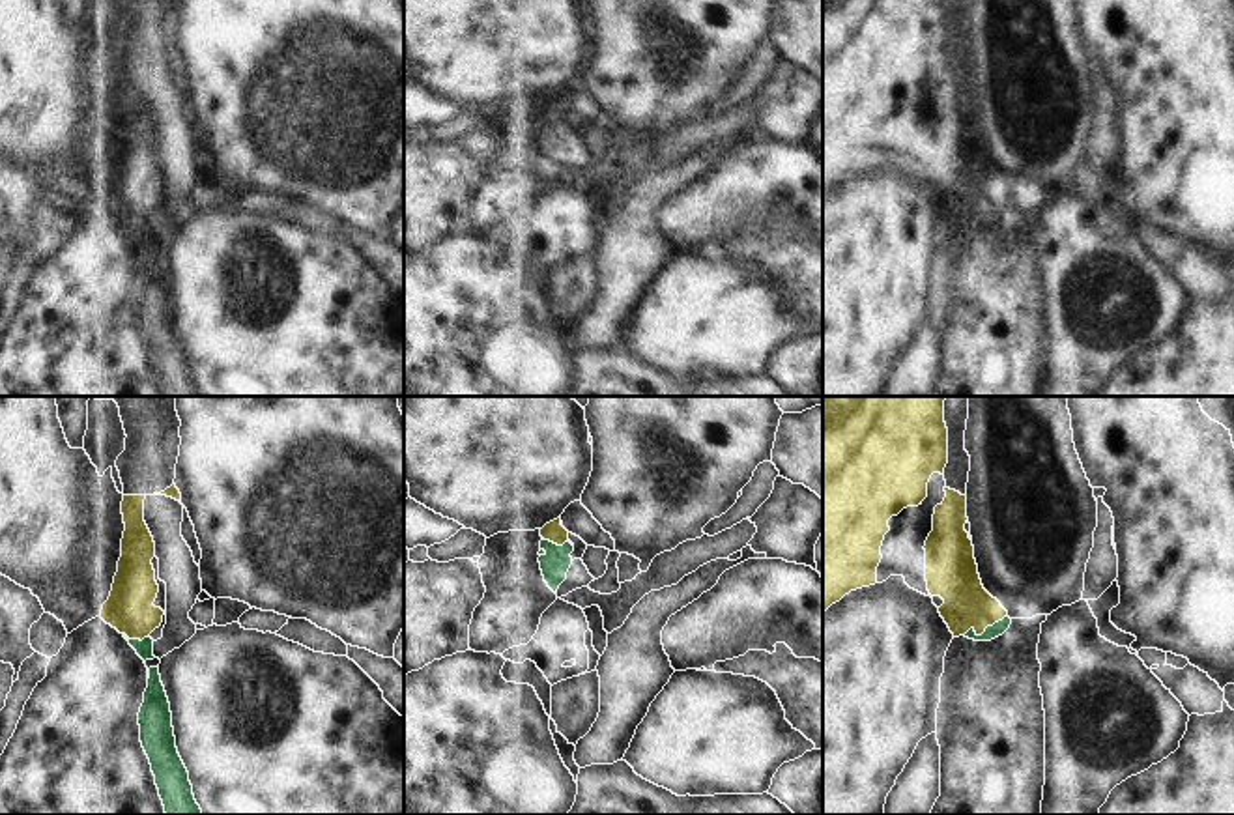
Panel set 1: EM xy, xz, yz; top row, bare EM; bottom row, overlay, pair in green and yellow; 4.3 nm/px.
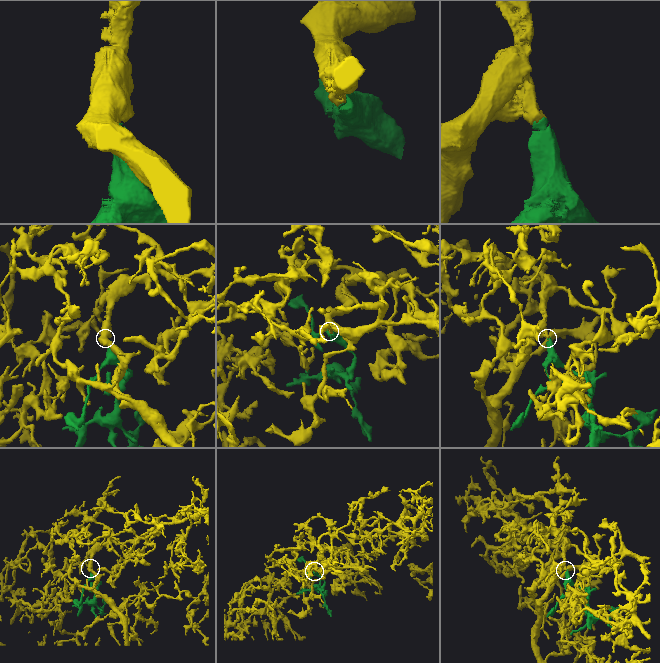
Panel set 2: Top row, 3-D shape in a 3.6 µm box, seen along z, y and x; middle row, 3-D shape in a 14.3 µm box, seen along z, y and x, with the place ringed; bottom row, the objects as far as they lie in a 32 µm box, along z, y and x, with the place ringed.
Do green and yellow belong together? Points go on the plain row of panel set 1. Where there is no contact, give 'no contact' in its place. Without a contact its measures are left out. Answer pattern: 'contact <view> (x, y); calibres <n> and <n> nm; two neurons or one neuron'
contact yz (986, 212); calibres 60 and 200 nm; one neuron

